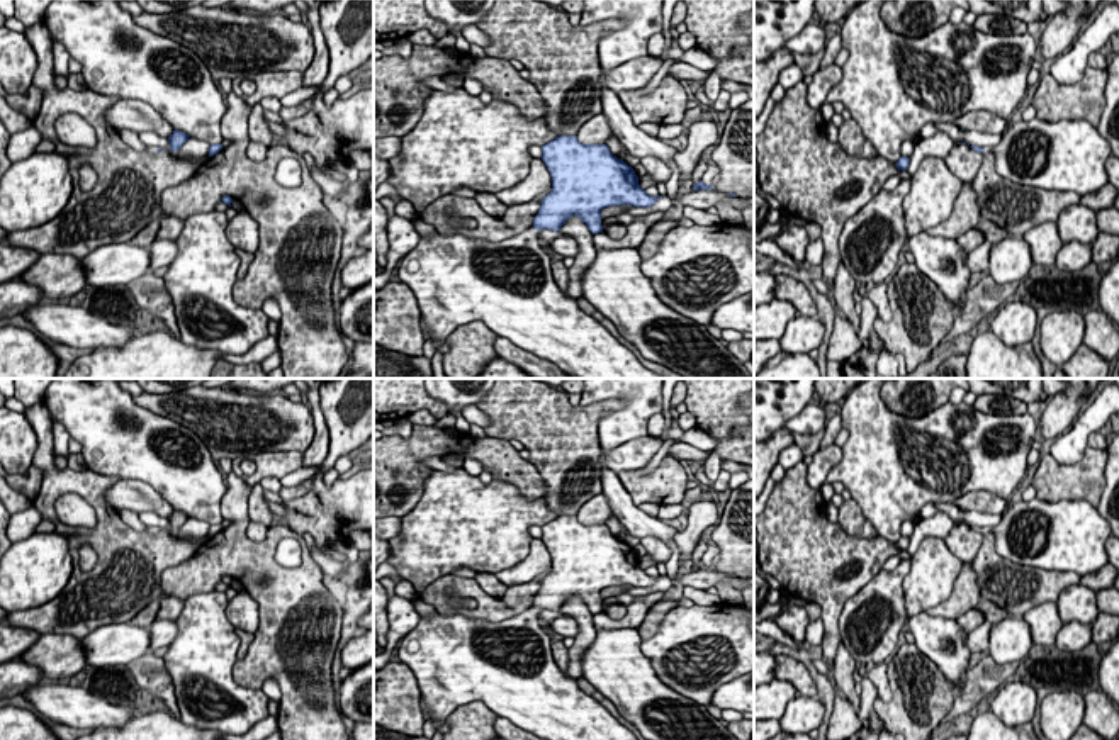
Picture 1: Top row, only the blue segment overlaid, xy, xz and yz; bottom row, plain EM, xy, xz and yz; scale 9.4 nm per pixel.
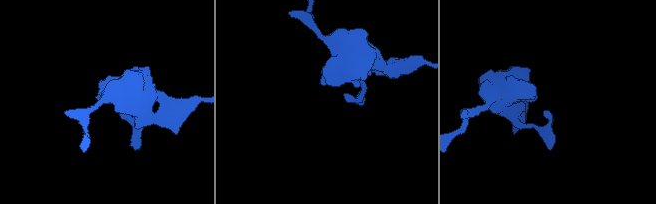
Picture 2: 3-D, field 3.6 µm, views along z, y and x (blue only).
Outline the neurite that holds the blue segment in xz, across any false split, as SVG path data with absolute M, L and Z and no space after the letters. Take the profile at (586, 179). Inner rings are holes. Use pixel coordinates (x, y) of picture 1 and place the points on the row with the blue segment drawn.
M557 136L542 146L542 161L552 177L552 190L542 199L533 226L521 234L492 243L470 239L464 234L440 234L430 238L419 234L418 246L409 251L397 266L399 282L406 283L418 302L421 321L435 351L458 326L482 321L499 338L531 351L538 358L555 363L576 378L662 378L645 368L638 358L623 346L599 321L579 309L577 302L564 294L552 275L552 260L538 243L542 229L560 231L565 221L577 216L593 234L603 233L601 210L611 205L652 207L662 195L652 197L640 185L633 168L611 154L606 144L581 144L577 136Z

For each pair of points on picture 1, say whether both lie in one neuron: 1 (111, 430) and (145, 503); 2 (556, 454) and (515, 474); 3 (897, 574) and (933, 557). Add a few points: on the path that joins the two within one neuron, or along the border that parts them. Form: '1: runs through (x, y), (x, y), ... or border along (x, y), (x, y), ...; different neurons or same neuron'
1: border along (121, 477), (148, 482), (168, 503); different neurons
2: border along (527, 460), (544, 481), (545, 496); different neurons
3: border along (912, 560), (910, 571), (904, 579), (904, 608); different neurons

